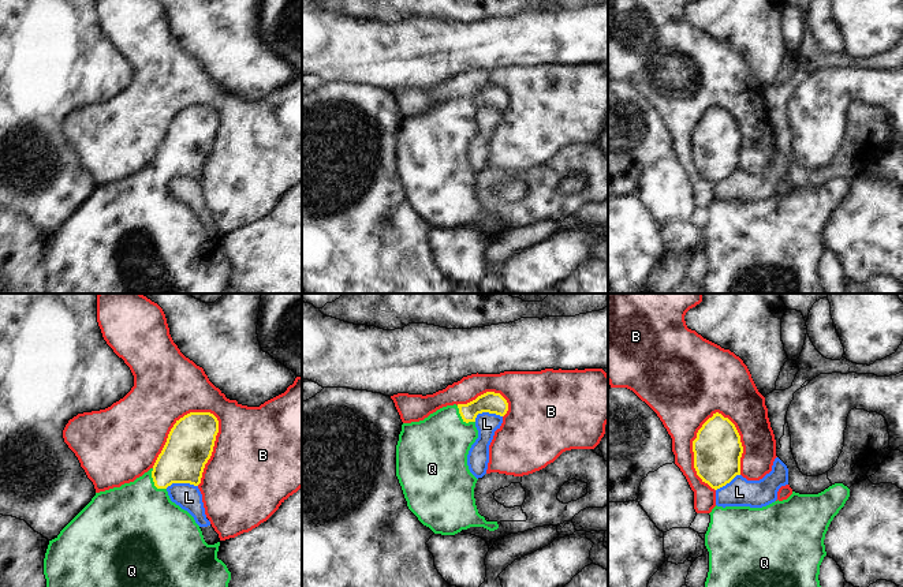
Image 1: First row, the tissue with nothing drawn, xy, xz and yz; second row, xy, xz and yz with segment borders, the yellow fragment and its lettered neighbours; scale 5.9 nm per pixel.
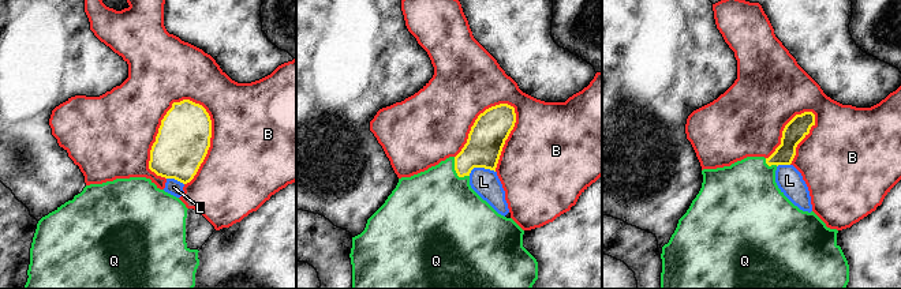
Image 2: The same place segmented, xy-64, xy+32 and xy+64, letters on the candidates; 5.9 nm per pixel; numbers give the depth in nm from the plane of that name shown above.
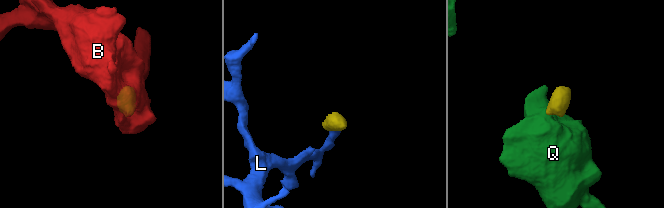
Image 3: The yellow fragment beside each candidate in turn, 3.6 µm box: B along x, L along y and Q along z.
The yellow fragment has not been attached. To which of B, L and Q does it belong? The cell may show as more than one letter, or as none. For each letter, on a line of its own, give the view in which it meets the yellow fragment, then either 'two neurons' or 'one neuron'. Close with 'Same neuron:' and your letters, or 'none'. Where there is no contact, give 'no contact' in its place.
B: meets yellow in xy; two neurons
L: meets yellow in xy; two neurons
Q: meets yellow in xy; one neuron
Same neuron: Q

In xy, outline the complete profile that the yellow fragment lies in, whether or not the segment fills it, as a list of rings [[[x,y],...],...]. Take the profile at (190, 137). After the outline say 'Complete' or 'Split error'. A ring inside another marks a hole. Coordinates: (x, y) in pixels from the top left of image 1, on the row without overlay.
[[[190,106],[176,115],[161,147],[148,167],[137,172],[134,176],[124,177],[120,182],[96,187],[92,195],[60,225],[60,228],[49,235],[44,253],[44,269],[46,273],[45,294],[223,294],[228,287],[231,266],[227,259],[217,253],[220,236],[208,239],[194,212],[172,197],[167,186],[167,182],[172,177],[190,177],[194,180],[201,177],[202,167],[212,150],[217,127],[219,115],[213,108]]]. Split error

